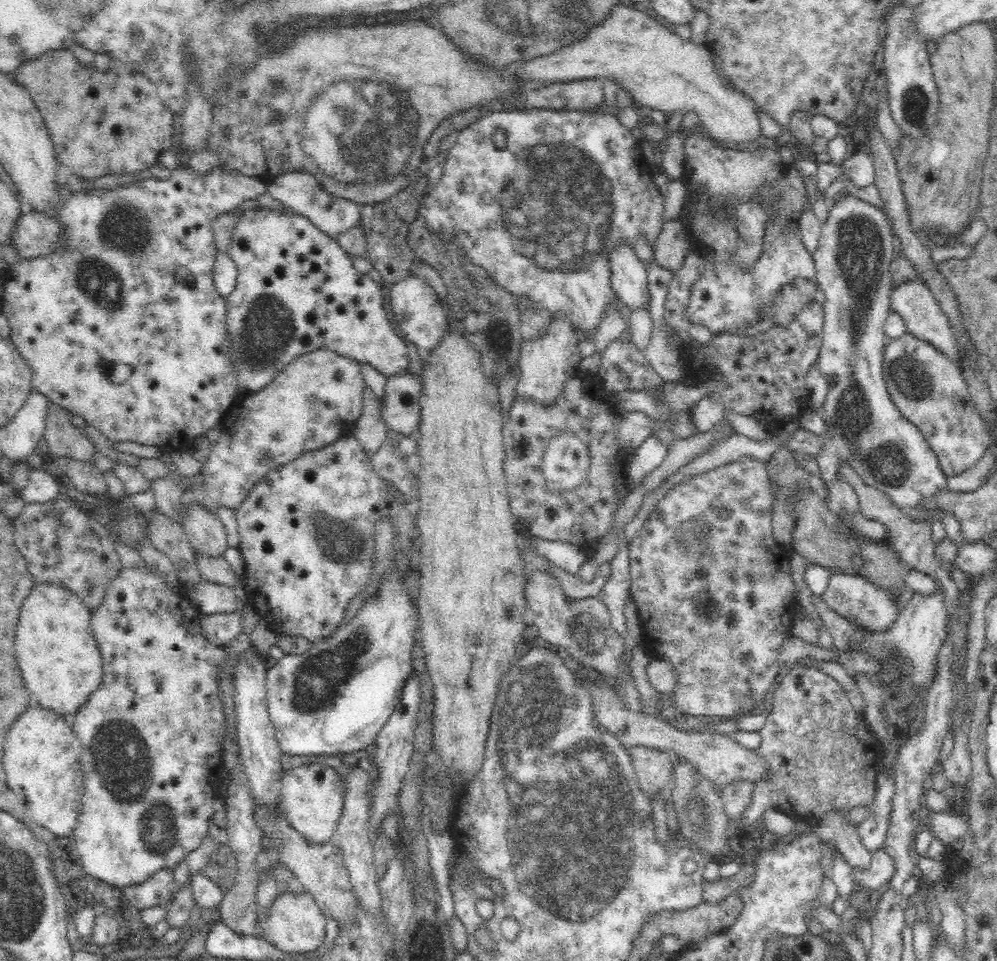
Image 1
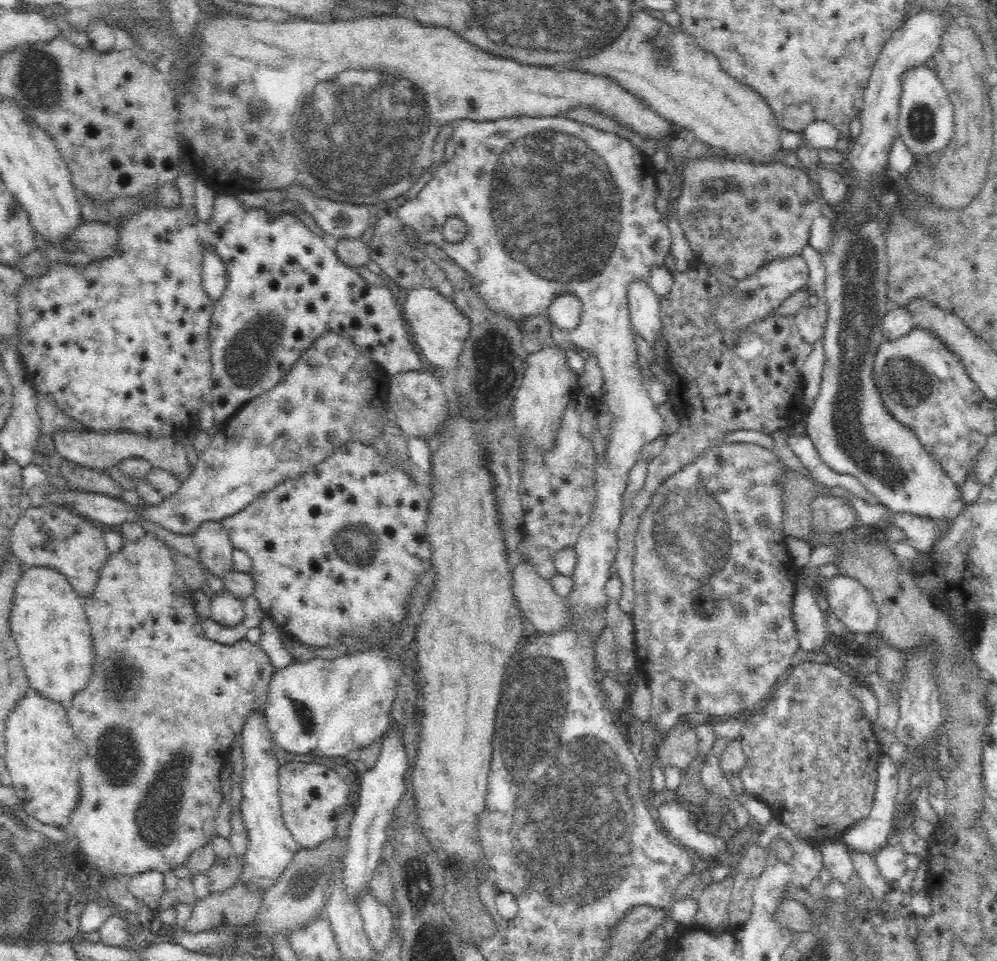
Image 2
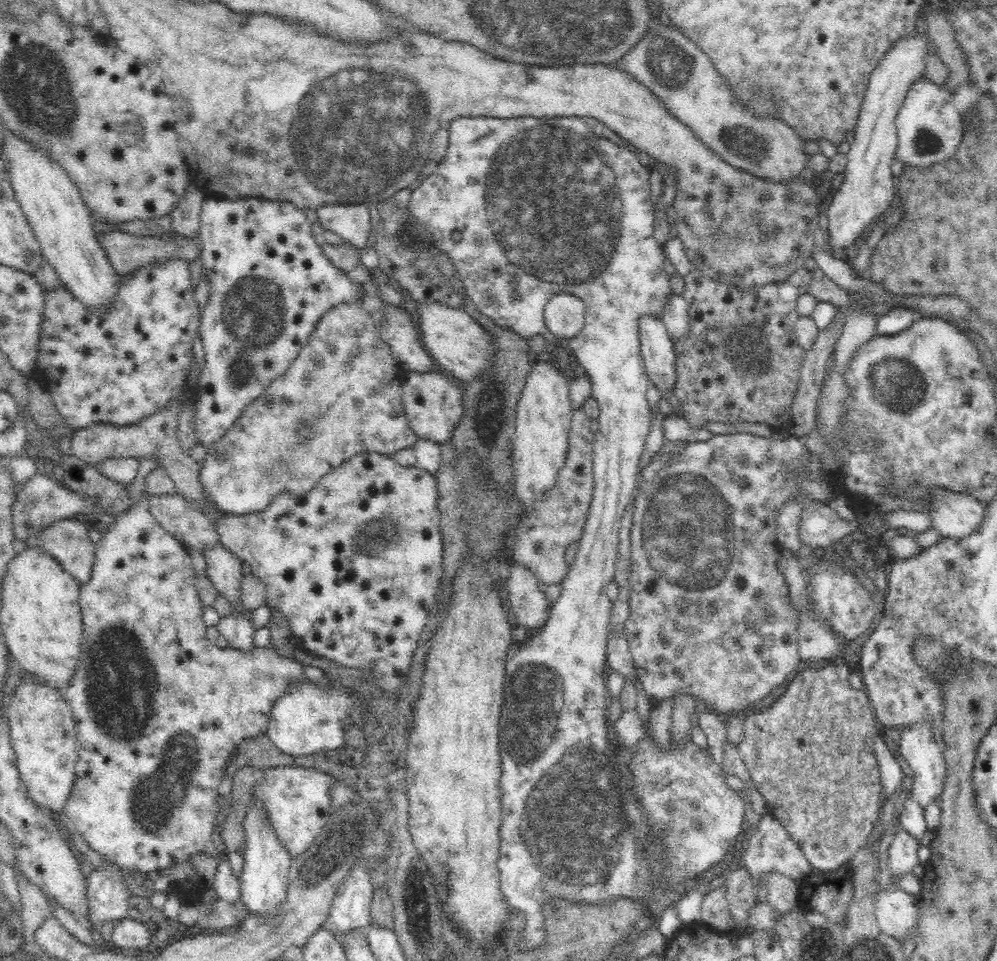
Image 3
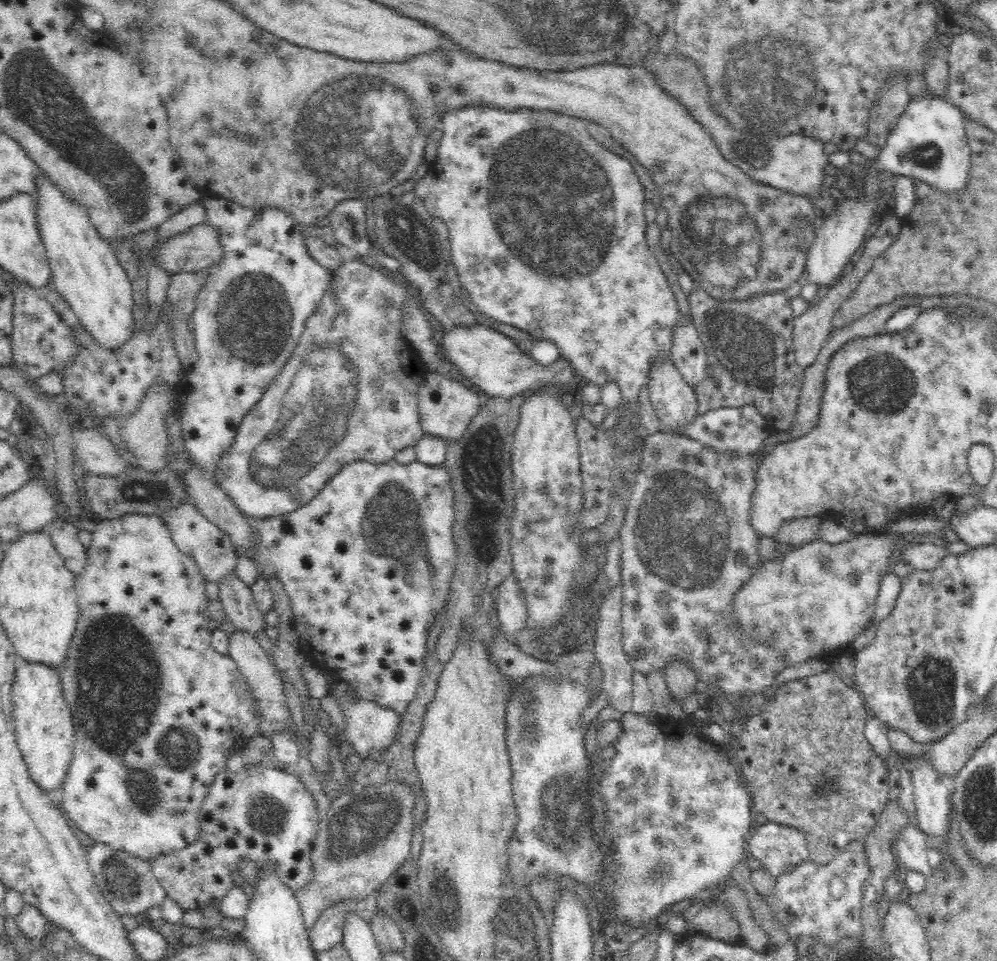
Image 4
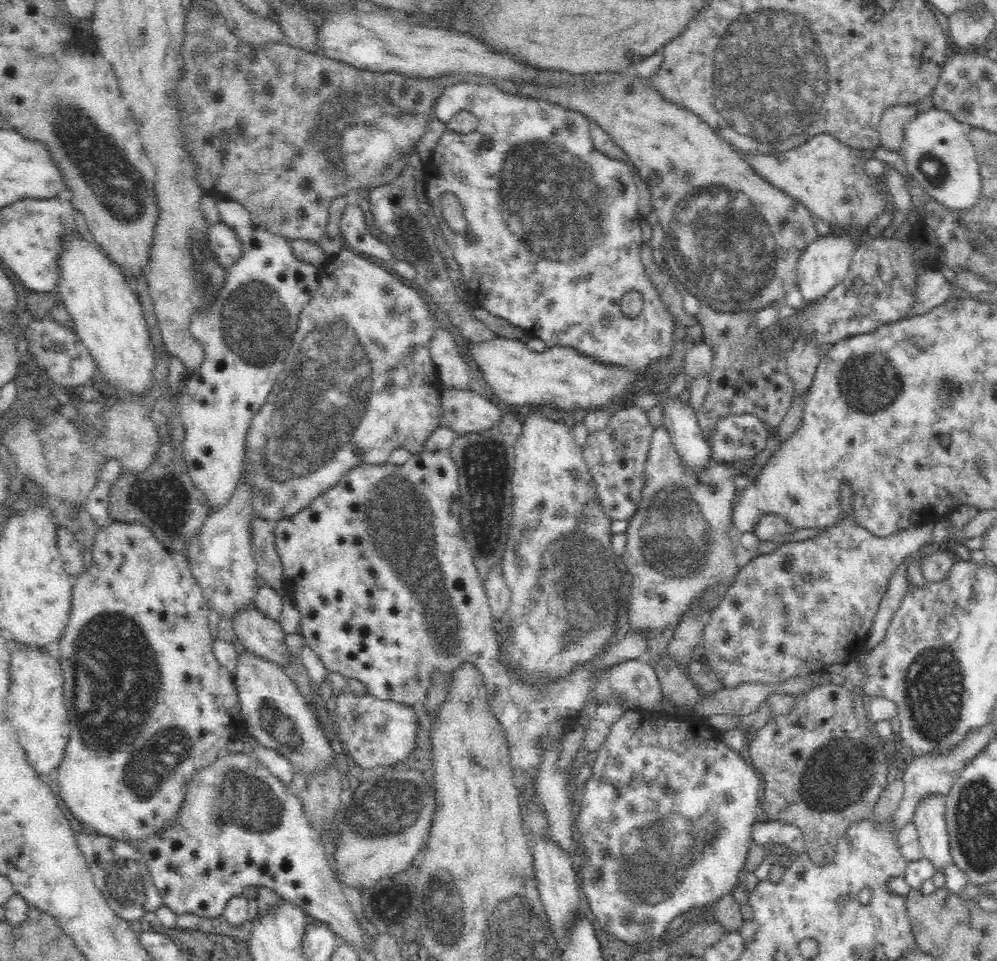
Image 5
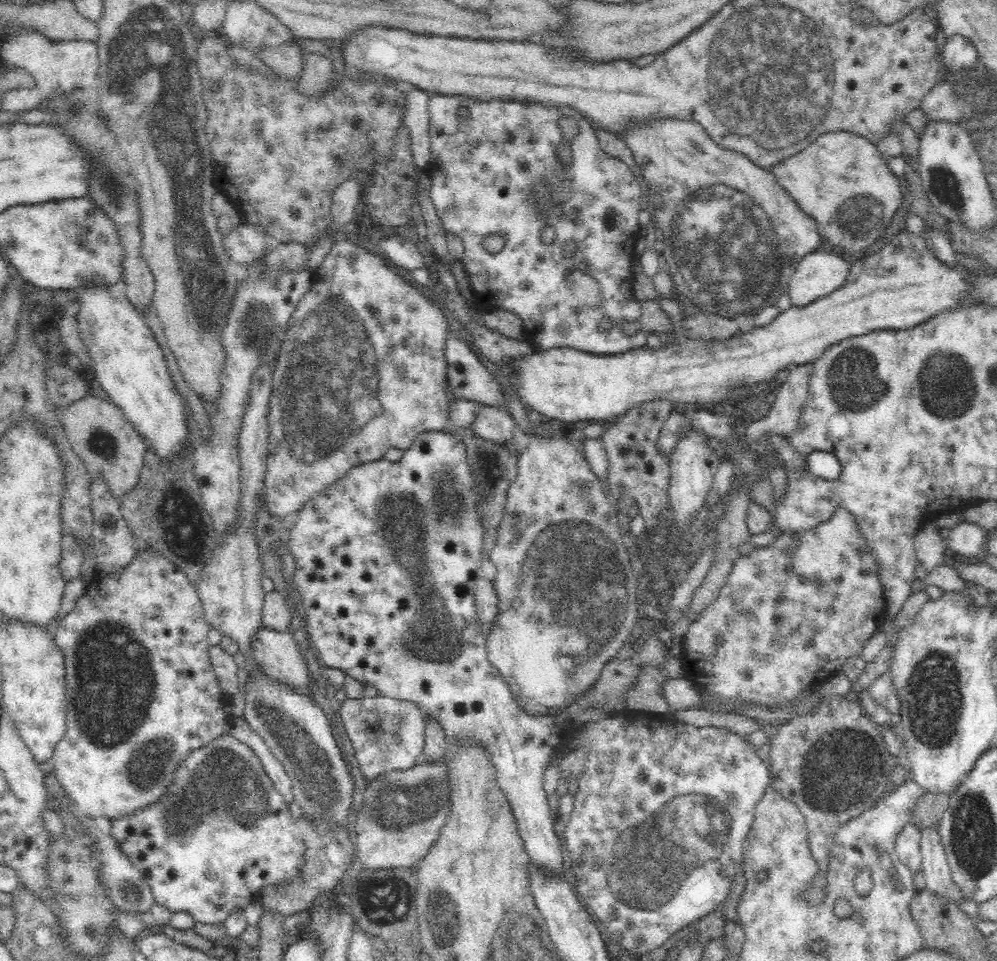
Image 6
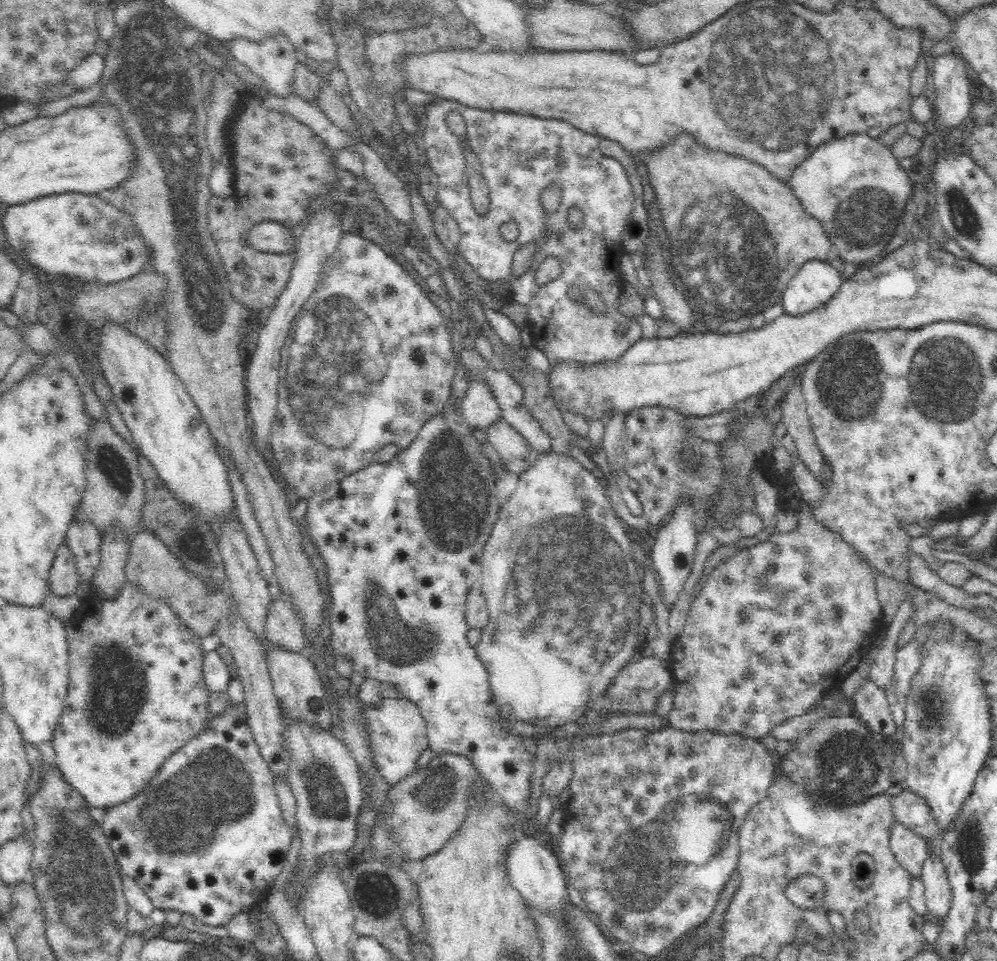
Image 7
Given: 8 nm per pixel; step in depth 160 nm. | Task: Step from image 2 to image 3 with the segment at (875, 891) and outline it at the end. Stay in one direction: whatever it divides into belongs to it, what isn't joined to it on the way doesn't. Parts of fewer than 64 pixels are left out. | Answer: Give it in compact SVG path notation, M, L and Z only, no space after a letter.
M900 886L878 888L873 898L878 926L889 935L904 942L913 926L918 922L918 897L908 894Z

